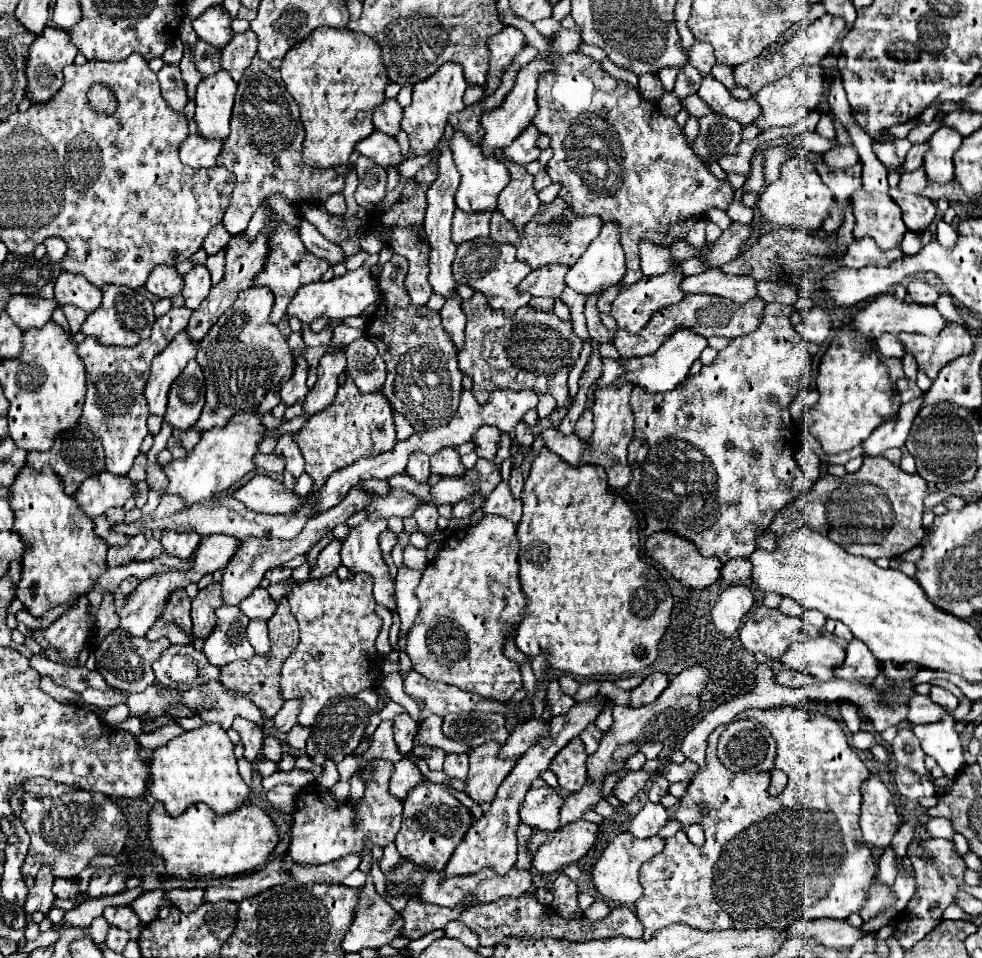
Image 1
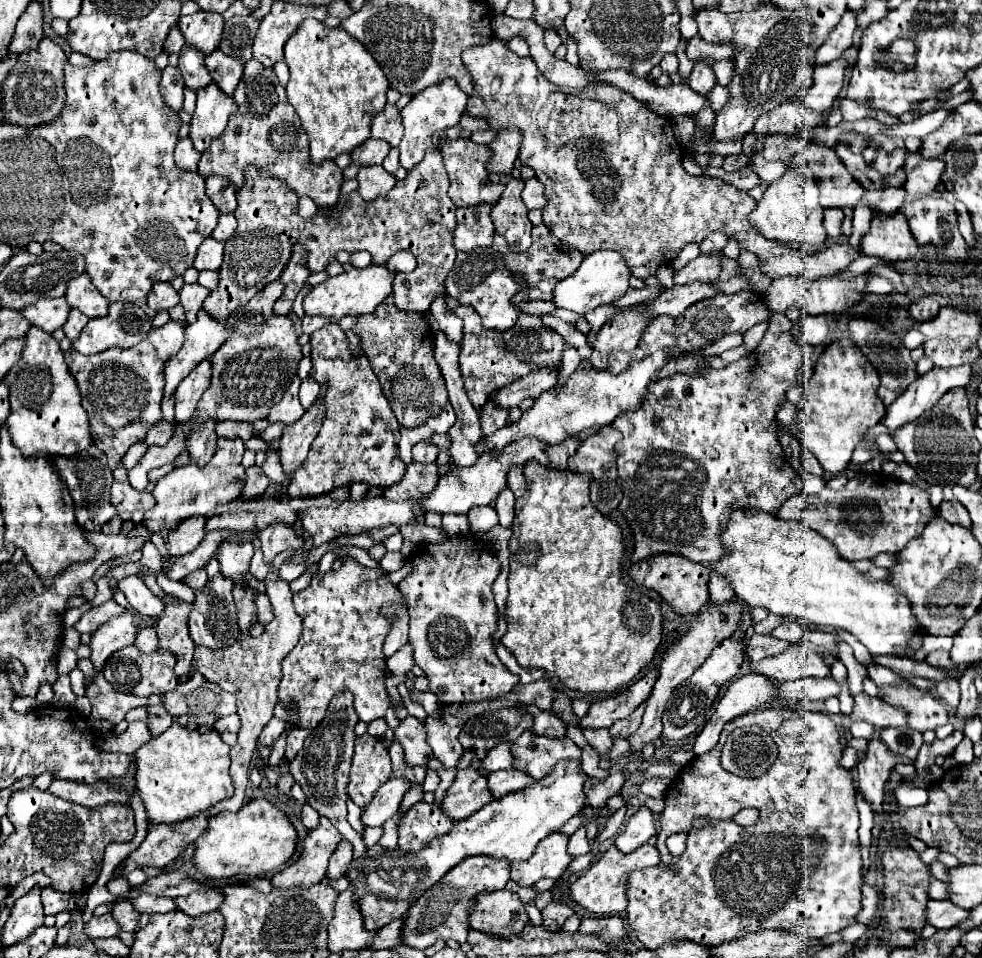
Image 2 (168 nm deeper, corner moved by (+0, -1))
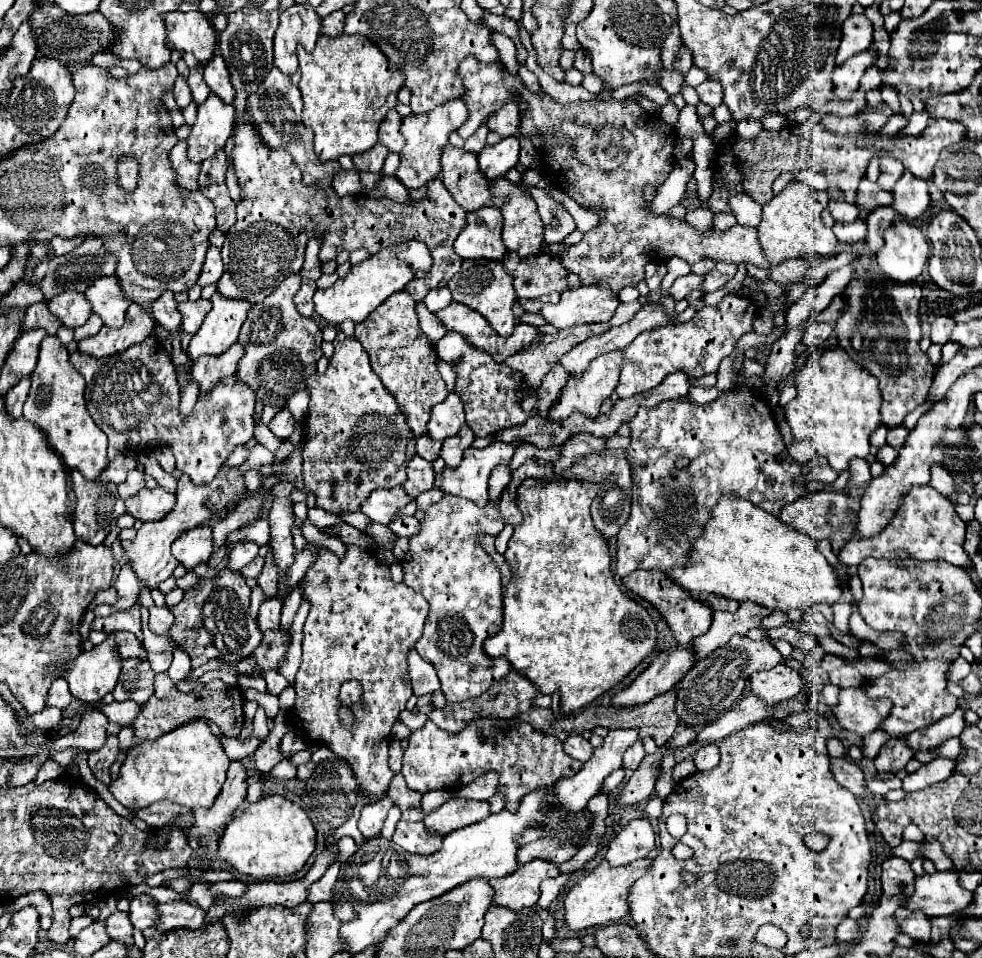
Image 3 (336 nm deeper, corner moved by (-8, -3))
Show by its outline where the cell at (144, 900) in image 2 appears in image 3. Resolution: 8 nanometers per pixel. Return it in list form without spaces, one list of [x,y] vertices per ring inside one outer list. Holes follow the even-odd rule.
[[[137,895],[131,899],[131,911],[129,911],[131,925],[139,931],[153,927],[157,921],[157,909],[153,905],[153,899],[149,895]]]

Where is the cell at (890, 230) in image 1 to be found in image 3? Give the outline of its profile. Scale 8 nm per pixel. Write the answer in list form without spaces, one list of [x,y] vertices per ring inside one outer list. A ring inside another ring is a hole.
[[[897,223],[885,231],[885,245],[877,253],[881,271],[897,283],[913,283],[927,267],[929,243],[923,229],[911,223]]]

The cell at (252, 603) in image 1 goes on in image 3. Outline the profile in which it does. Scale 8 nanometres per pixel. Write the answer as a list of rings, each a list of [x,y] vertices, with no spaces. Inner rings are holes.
[[[267,599],[267,601],[263,601],[263,605],[259,607],[259,615],[257,615],[257,623],[259,623],[259,629],[261,629],[261,631],[277,629],[277,627],[279,627],[281,607],[283,607],[283,603],[277,601],[277,599]]]

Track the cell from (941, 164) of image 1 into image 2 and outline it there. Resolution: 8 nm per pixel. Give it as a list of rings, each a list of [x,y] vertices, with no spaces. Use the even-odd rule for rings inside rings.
[[[909,153],[905,159],[907,181],[905,189],[911,197],[925,197],[935,193],[941,185],[941,175],[945,171],[945,161],[941,157],[925,157],[923,153]]]

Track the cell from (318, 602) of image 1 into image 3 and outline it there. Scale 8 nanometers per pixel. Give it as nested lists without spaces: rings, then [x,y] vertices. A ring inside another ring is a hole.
[[[347,545],[347,551],[343,557],[337,557],[335,553],[327,549],[319,549],[317,559],[311,563],[311,567],[307,569],[301,581],[301,589],[303,589],[303,599],[309,601],[311,609],[303,629],[305,633],[303,661],[293,685],[297,699],[295,699],[295,705],[292,708],[293,716],[290,719],[291,721],[297,719],[300,731],[311,743],[323,743],[337,757],[343,757],[351,765],[359,783],[369,793],[369,801],[377,801],[385,795],[393,779],[393,773],[388,765],[388,749],[389,741],[391,741],[389,735],[407,699],[413,695],[407,653],[415,649],[415,643],[421,637],[429,603],[425,603],[425,597],[421,597],[417,591],[413,591],[405,583],[393,583],[389,575],[389,565],[383,565],[375,557],[375,551],[361,549],[357,545]],[[349,679],[355,679],[361,683],[363,697],[359,703],[349,705],[355,721],[351,727],[345,727],[339,721],[339,689]]]

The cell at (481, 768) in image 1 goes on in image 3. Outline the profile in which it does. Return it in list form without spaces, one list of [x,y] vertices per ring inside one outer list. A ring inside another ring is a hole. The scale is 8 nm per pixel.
[[[451,799],[435,813],[427,815],[423,823],[429,827],[431,835],[445,837],[447,833],[473,825],[477,821],[483,821],[489,817],[489,805],[485,801],[467,801],[467,799]]]

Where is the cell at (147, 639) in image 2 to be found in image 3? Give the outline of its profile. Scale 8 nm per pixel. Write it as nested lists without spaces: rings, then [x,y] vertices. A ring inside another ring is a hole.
[[[127,631],[117,633],[115,643],[117,643],[117,651],[121,653],[121,659],[129,659],[129,657],[147,659],[147,651],[143,649],[143,645],[137,641],[133,633],[127,633]]]

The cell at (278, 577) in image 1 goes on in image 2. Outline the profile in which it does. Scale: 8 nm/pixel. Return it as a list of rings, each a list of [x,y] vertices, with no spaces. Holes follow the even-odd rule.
[[[257,549],[255,551],[255,555],[253,555],[253,559],[251,559],[251,575],[255,577],[255,579],[261,579],[263,581],[263,577],[269,573],[269,563],[267,561],[263,561],[263,553],[261,553],[261,549]]]

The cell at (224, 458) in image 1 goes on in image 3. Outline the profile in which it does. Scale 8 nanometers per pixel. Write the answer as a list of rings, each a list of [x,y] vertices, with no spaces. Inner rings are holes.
[[[229,469],[229,471],[219,471],[217,479],[213,483],[207,485],[195,485],[187,475],[179,477],[179,485],[177,485],[177,505],[175,509],[163,517],[161,521],[153,521],[153,523],[143,523],[141,529],[137,531],[135,539],[131,541],[123,541],[121,547],[125,551],[125,561],[127,565],[135,571],[139,585],[147,587],[147,589],[155,589],[161,581],[169,579],[173,575],[173,569],[179,565],[179,561],[171,555],[171,543],[185,531],[207,523],[213,515],[227,511],[229,505],[233,505],[235,499],[239,499],[245,493],[245,485],[243,485],[243,475],[241,471]]]

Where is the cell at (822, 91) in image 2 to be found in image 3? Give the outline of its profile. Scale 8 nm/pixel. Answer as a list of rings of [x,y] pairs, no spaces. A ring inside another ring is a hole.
[[[871,45],[869,51],[853,55],[853,59],[847,59],[843,65],[837,65],[833,71],[835,95],[839,99],[849,99],[849,95],[859,89],[859,81],[865,69],[873,67],[875,63],[877,63],[877,47]]]

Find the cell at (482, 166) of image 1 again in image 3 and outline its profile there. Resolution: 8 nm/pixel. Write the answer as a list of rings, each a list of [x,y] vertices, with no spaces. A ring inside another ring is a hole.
[[[445,145],[441,149],[441,175],[439,179],[449,189],[453,199],[465,211],[477,211],[481,207],[501,207],[503,197],[493,197],[487,177],[477,167],[477,155]]]

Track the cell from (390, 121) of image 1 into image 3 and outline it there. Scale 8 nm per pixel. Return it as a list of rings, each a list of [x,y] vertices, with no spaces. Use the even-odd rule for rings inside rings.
[[[391,109],[379,127],[379,143],[393,153],[399,153],[405,145],[405,139],[399,133],[399,125],[401,125],[401,117],[397,115],[395,109]]]

